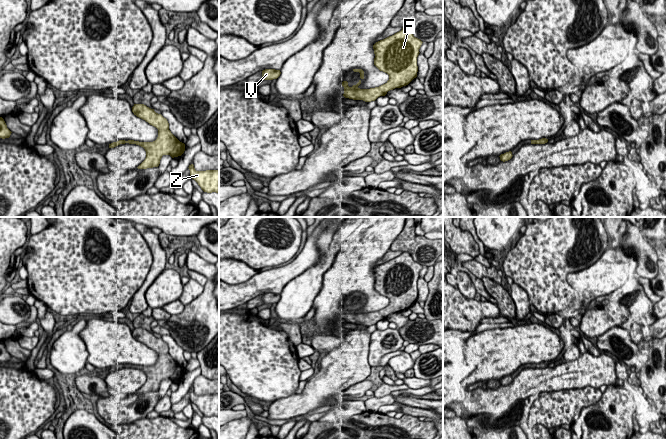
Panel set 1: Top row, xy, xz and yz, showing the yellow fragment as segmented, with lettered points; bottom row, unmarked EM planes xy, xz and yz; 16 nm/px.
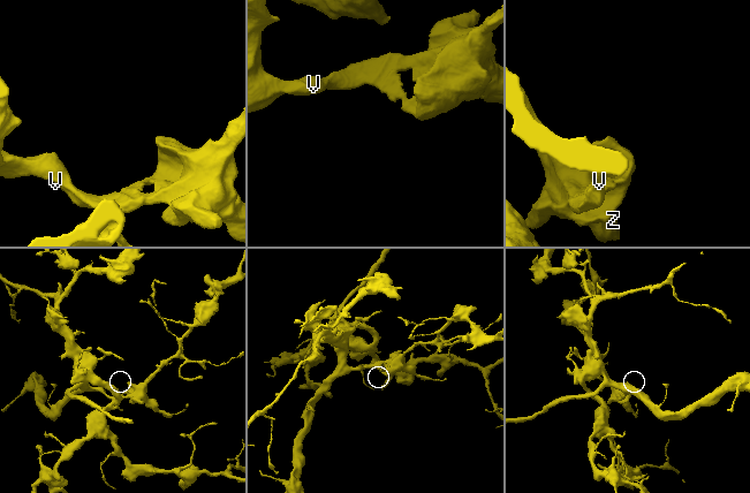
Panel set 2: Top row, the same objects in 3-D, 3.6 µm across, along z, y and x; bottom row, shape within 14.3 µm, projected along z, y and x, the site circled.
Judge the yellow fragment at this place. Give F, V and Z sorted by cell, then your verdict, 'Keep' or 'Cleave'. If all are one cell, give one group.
Groups: F V Z. Keep

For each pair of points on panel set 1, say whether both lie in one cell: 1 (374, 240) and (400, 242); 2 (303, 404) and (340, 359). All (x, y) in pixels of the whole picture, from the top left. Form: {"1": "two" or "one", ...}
{"1": "two", "2": "one"}

